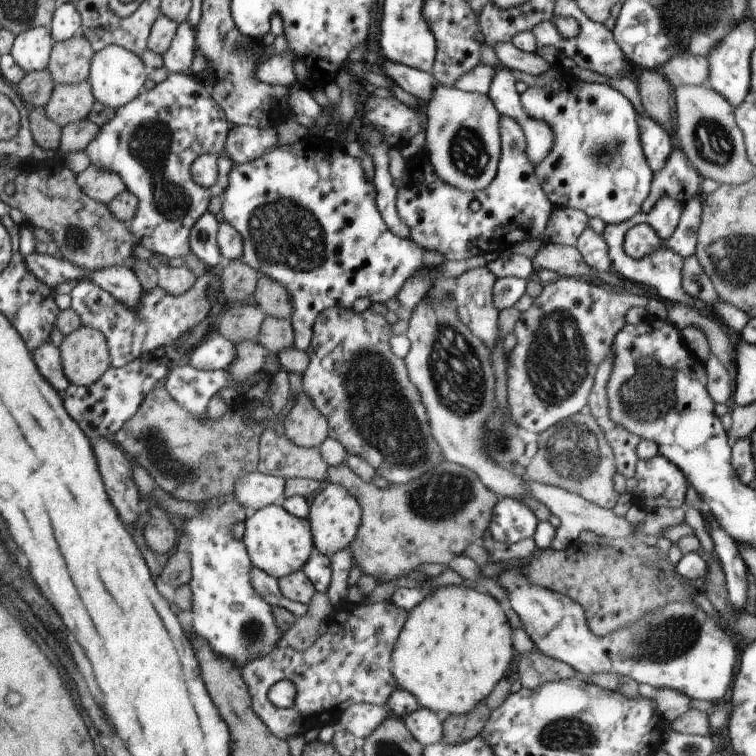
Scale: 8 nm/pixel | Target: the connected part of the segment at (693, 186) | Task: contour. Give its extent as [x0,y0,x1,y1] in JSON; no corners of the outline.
[641,146,700,215]

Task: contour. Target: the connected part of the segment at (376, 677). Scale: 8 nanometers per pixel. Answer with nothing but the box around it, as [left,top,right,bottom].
[240,600,408,740]

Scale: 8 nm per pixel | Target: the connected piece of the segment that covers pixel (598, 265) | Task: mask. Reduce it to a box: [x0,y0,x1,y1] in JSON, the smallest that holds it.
[574,226,612,272]

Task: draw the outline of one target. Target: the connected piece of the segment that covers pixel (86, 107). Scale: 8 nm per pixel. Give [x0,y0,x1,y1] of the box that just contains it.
[46,81,97,127]

